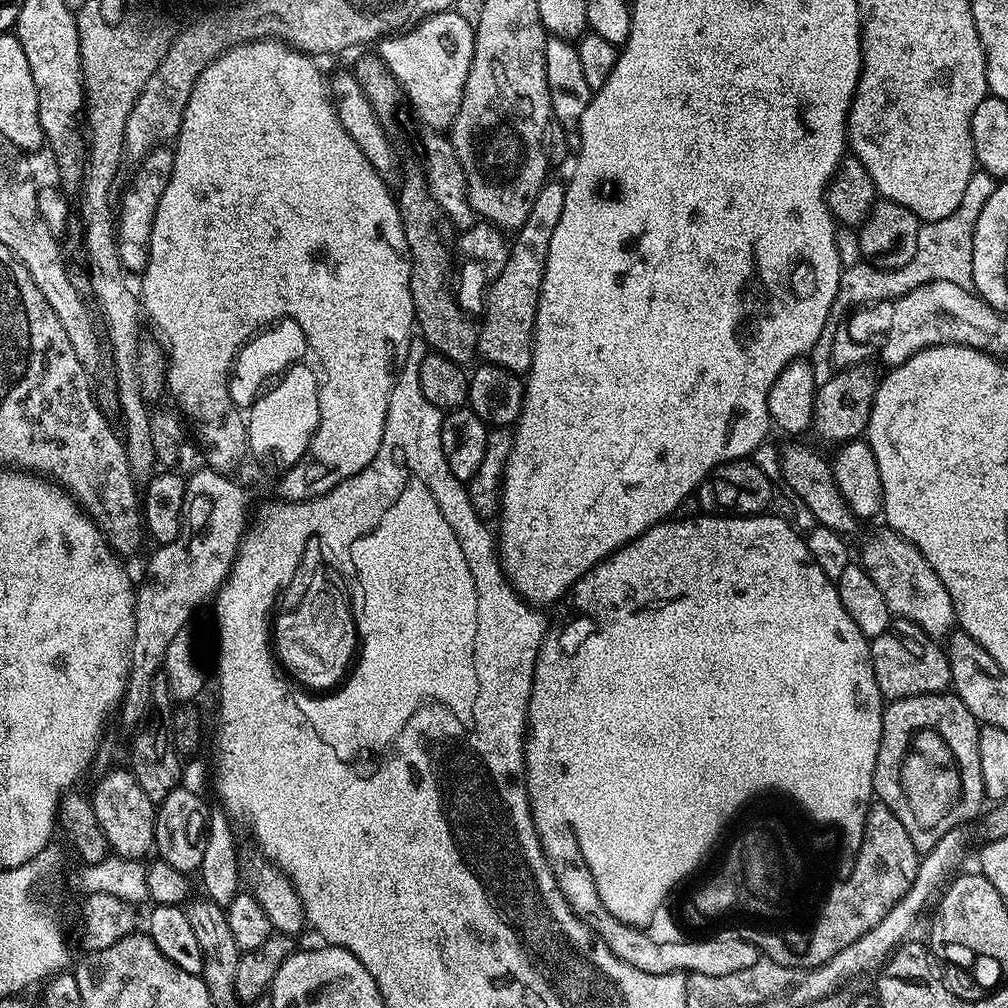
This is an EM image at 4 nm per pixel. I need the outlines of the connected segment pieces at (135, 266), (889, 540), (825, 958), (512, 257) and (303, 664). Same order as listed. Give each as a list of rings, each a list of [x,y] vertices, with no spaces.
[[[171,147],[156,148],[151,155],[144,157],[140,168],[132,180],[132,188],[128,189],[122,208],[118,210],[116,225],[116,245],[125,272],[129,274],[143,273],[148,265],[148,247],[150,234],[154,230],[154,214],[158,214],[158,202],[162,202],[162,194],[166,194],[166,186],[170,182],[170,174],[174,170],[174,152]]]
[[[884,530],[865,552],[862,566],[870,578],[874,578],[878,590],[882,590],[882,598],[886,598],[886,606],[892,611],[893,617],[900,619],[901,616],[902,619],[917,624],[927,639],[933,642],[943,641],[943,636],[945,639],[957,627],[956,611],[950,602],[946,586],[942,586],[942,578],[938,578],[930,562],[926,562],[926,558],[910,541],[891,530]]]
[[[876,802],[867,809],[862,835],[864,837],[858,840],[860,849],[850,864],[852,873],[829,890],[828,898],[816,917],[816,937],[811,939],[811,952],[804,956],[804,970],[820,968],[830,962],[838,950],[846,950],[850,942],[858,942],[866,930],[874,930],[874,926],[890,914],[898,898],[910,890],[910,882],[914,882],[920,856],[914,842],[910,842],[910,834],[906,834],[902,822],[894,818],[886,805]]]
[[[546,182],[542,186],[542,190],[534,198],[534,206],[530,206],[530,214],[526,217],[526,222],[519,229],[517,229],[516,241],[513,239],[511,241],[510,247],[508,249],[508,261],[504,267],[503,274],[498,277],[498,279],[493,280],[487,293],[486,293],[486,303],[484,305],[484,311],[482,313],[482,319],[484,319],[484,325],[481,323],[478,328],[478,352],[481,357],[487,363],[497,364],[502,366],[506,370],[515,372],[517,374],[527,374],[532,365],[532,342],[536,335],[536,307],[539,304],[540,291],[542,290],[542,280],[544,278],[544,271],[546,270],[546,258],[548,257],[548,251],[550,250],[550,238],[554,235],[554,226],[558,226],[558,222],[562,218],[562,206],[566,206],[566,187],[563,183],[552,184],[553,182]]]
[[[309,543],[304,557],[292,567],[292,576],[276,588],[276,596],[268,604],[268,624],[264,624],[268,656],[272,656],[272,664],[280,672],[280,680],[293,690],[335,689],[345,679],[358,652],[356,619],[352,617],[349,601],[345,597],[343,600],[332,585],[324,569],[323,555],[319,543]]]

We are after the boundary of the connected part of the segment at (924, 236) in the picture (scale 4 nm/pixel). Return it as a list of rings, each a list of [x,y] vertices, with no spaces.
[[[973,172],[970,182],[966,185],[966,194],[962,194],[962,202],[958,210],[954,210],[954,214],[946,214],[946,218],[921,223],[918,230],[918,250],[906,266],[885,270],[874,264],[857,262],[845,267],[840,273],[840,285],[834,298],[834,306],[830,306],[825,333],[841,331],[850,314],[857,309],[886,303],[897,296],[905,296],[910,294],[910,290],[918,290],[918,286],[923,284],[941,280],[971,289],[974,274],[974,226],[978,226],[978,214],[982,214],[982,206],[986,206],[990,194],[994,194],[997,183],[997,177],[989,172]]]

